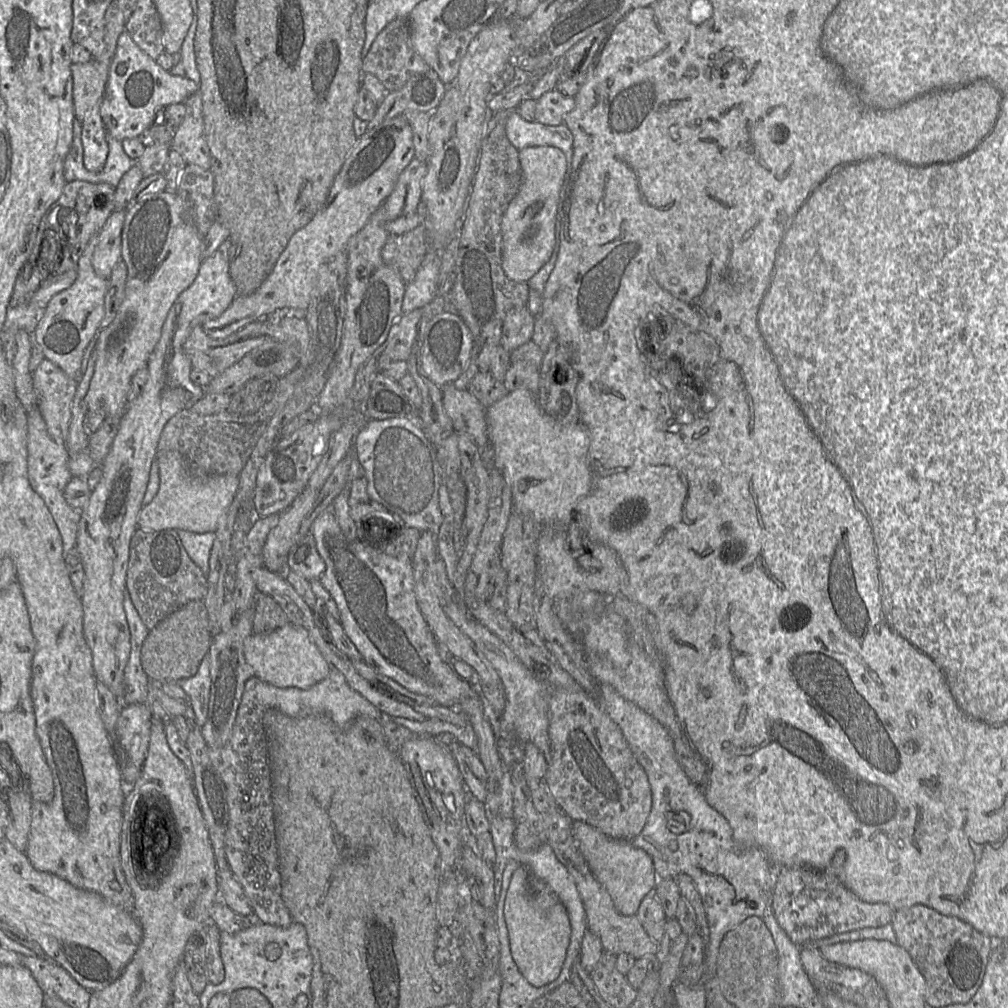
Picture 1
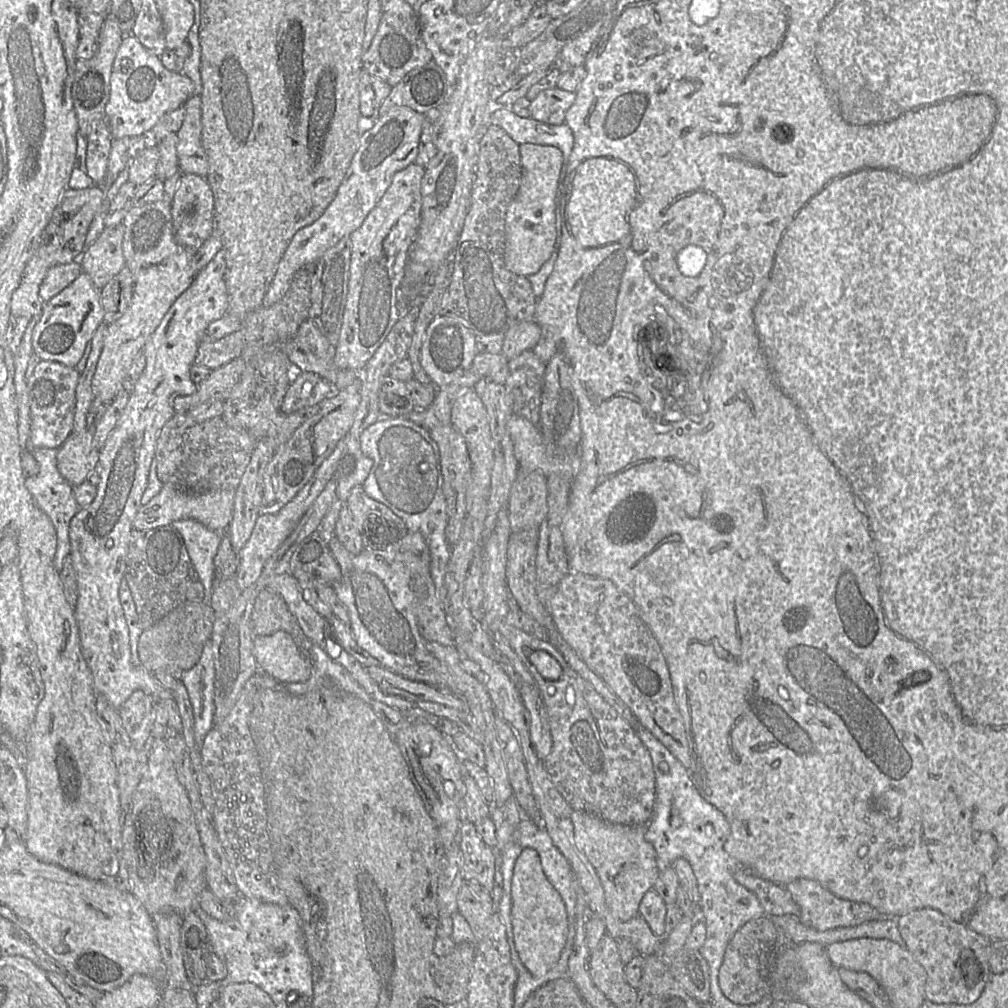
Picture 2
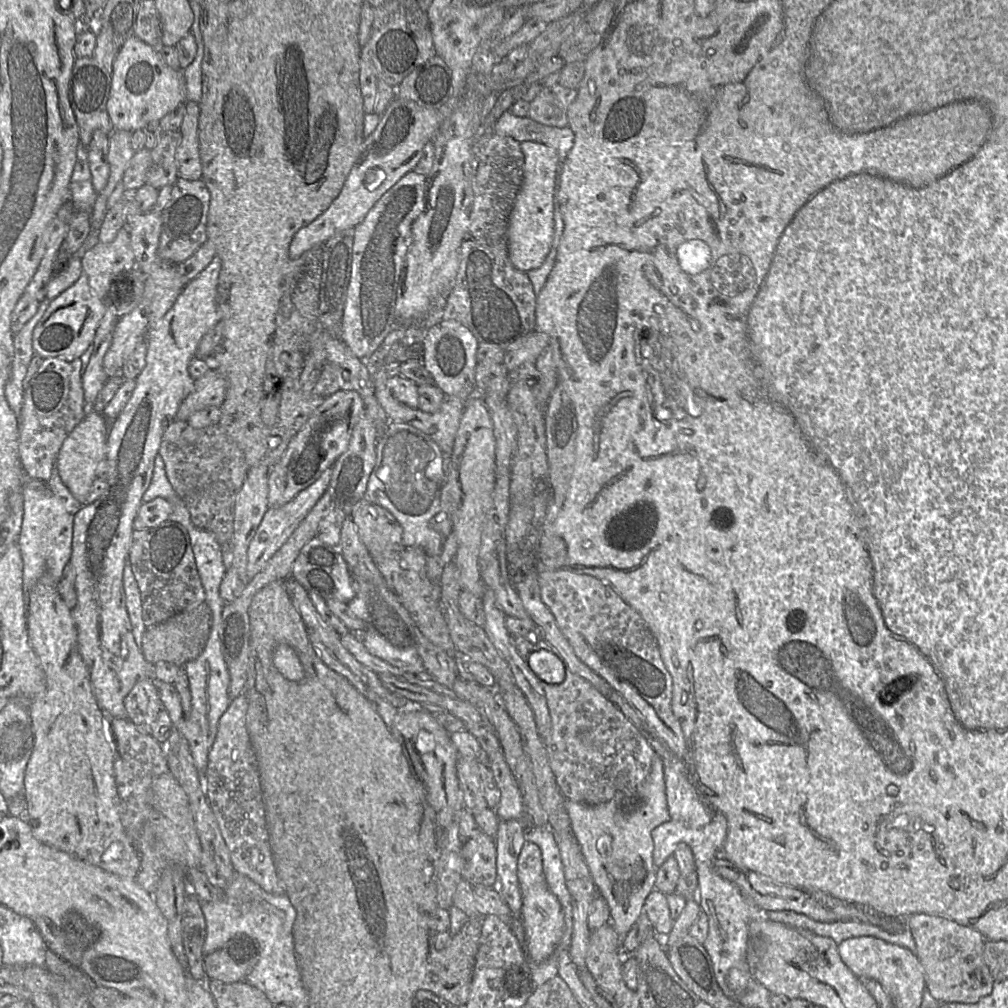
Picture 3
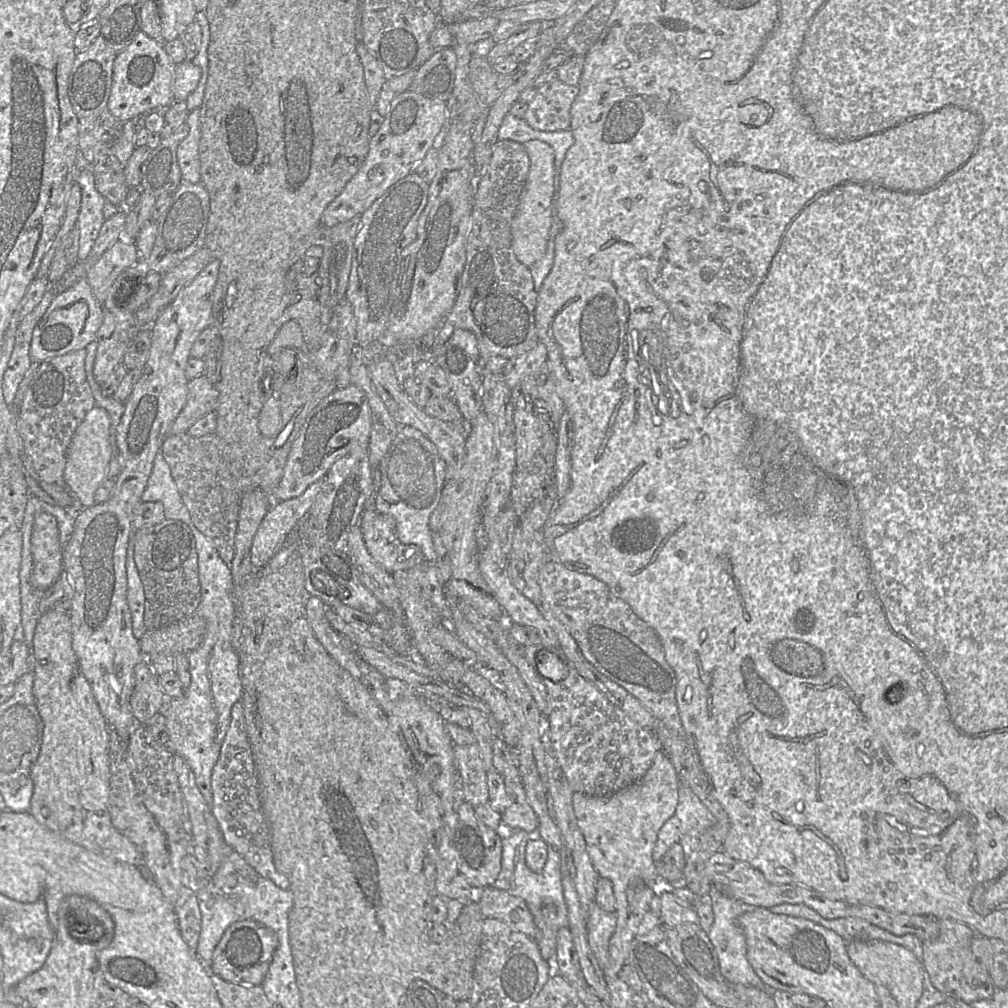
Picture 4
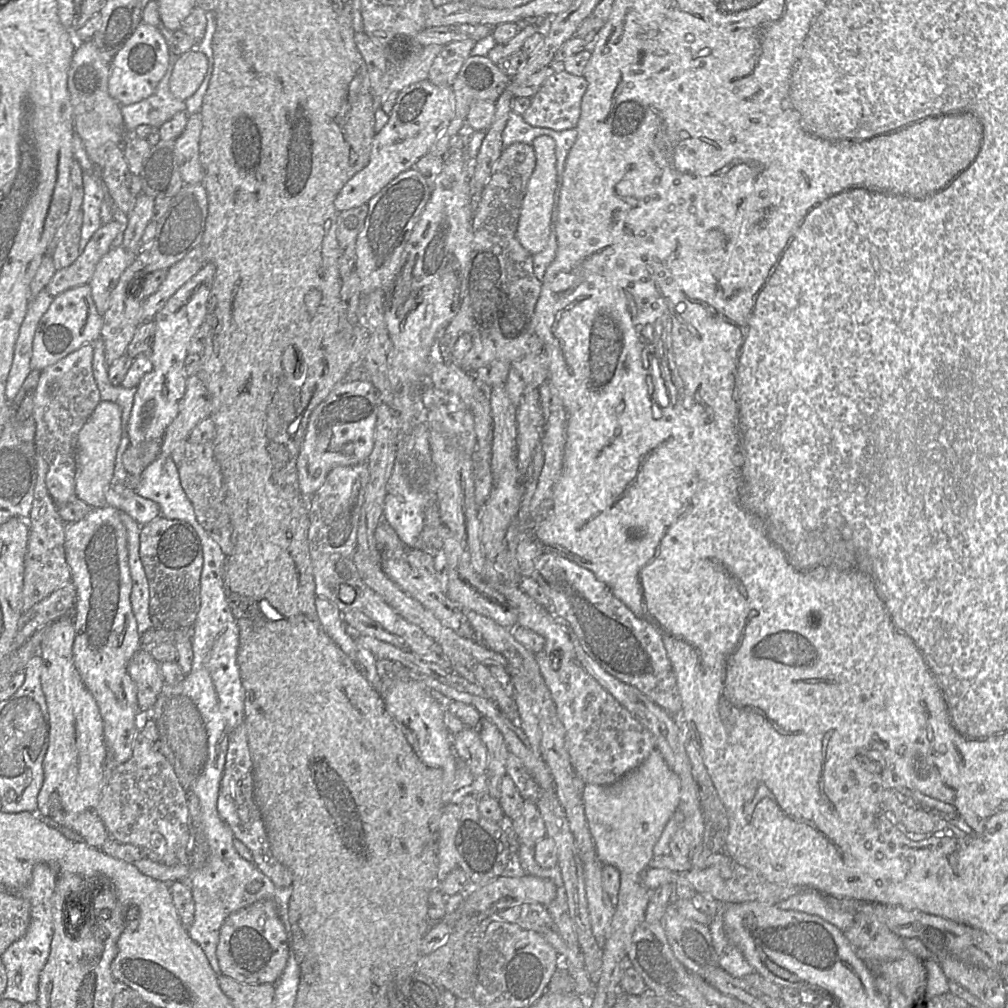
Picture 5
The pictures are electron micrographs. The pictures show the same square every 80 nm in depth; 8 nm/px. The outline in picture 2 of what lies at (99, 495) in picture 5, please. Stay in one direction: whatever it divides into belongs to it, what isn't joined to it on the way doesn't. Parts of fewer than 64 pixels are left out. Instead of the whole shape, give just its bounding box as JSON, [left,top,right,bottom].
[58,430,100,487]

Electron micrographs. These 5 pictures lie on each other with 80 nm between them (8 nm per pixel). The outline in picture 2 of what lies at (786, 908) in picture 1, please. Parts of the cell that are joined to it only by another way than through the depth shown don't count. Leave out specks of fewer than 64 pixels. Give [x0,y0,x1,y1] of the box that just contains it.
[785,878,881,931]

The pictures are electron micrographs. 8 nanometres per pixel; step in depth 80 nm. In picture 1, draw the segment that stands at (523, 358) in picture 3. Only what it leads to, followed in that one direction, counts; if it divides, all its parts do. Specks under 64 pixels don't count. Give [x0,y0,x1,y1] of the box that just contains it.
[502,306,534,352]

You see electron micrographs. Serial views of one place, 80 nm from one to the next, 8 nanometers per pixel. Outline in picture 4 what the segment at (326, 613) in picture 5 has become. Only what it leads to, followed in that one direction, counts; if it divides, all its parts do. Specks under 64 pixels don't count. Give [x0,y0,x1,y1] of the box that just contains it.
[306,596,360,679]

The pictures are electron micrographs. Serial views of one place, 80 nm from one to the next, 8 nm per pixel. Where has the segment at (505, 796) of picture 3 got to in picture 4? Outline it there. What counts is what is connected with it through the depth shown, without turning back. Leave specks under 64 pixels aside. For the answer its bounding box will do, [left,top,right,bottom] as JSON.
[501,782,539,835]

